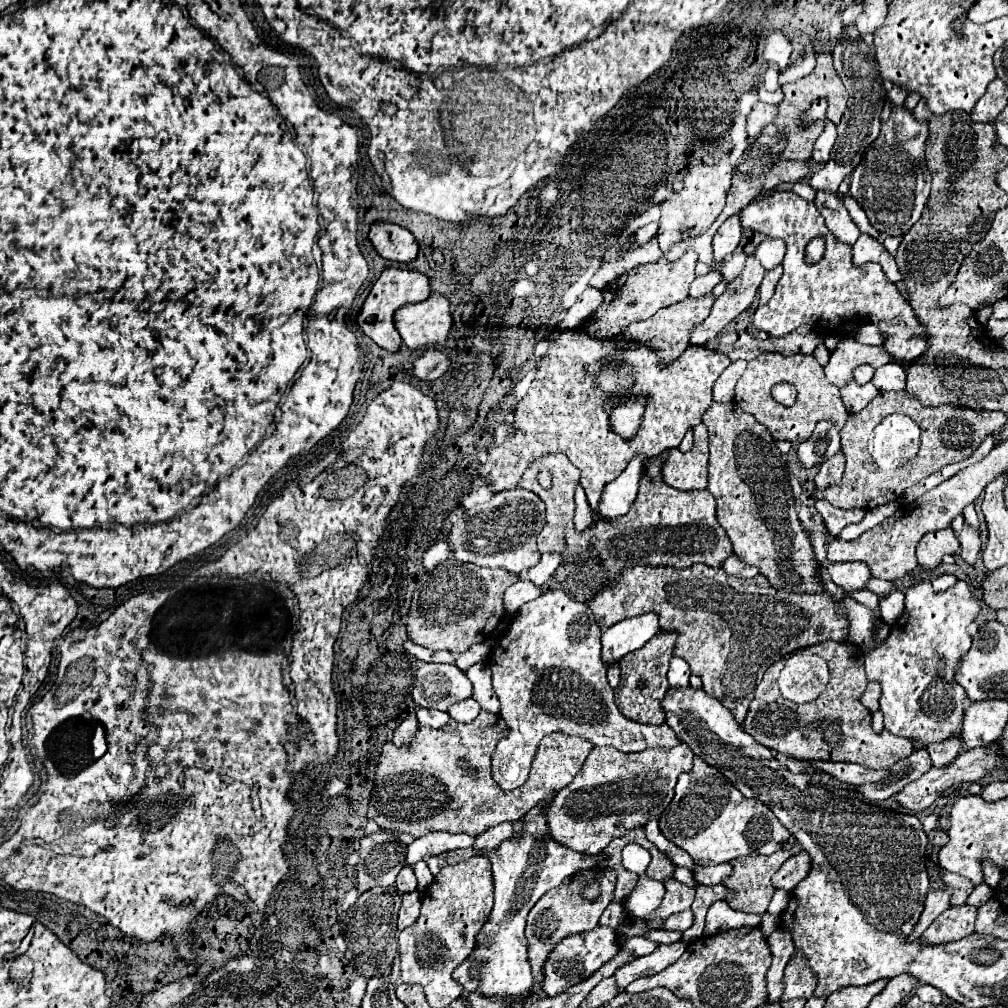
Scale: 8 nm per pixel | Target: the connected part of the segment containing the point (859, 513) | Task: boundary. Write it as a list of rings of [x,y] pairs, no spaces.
[[[818,500],[816,510],[824,518],[824,524],[826,524],[826,530],[830,532],[830,536],[836,536],[842,528],[846,528],[852,522],[860,522],[864,518],[864,512],[866,512],[862,508],[840,510],[840,508],[834,508],[832,504],[828,504],[826,500]]]

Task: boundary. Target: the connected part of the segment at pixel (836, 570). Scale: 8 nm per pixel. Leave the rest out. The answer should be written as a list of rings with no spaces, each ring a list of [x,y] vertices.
[[[830,562],[826,566],[834,584],[844,590],[862,590],[872,578],[866,564],[860,562]]]

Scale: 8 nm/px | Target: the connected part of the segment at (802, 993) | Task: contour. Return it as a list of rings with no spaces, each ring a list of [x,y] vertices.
[[[796,950],[792,960],[786,966],[786,974],[784,974],[784,982],[786,982],[786,990],[782,1000],[792,1000],[792,998],[810,998],[814,988],[816,988],[816,976],[812,972],[812,968],[808,966],[808,962],[804,960],[802,950]]]

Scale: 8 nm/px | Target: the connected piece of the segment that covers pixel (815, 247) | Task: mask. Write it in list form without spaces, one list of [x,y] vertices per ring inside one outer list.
[[[822,236],[812,238],[812,240],[806,244],[806,252],[804,252],[806,264],[816,264],[816,262],[820,262],[820,258],[824,256],[824,248],[826,248],[826,242],[824,242]]]

